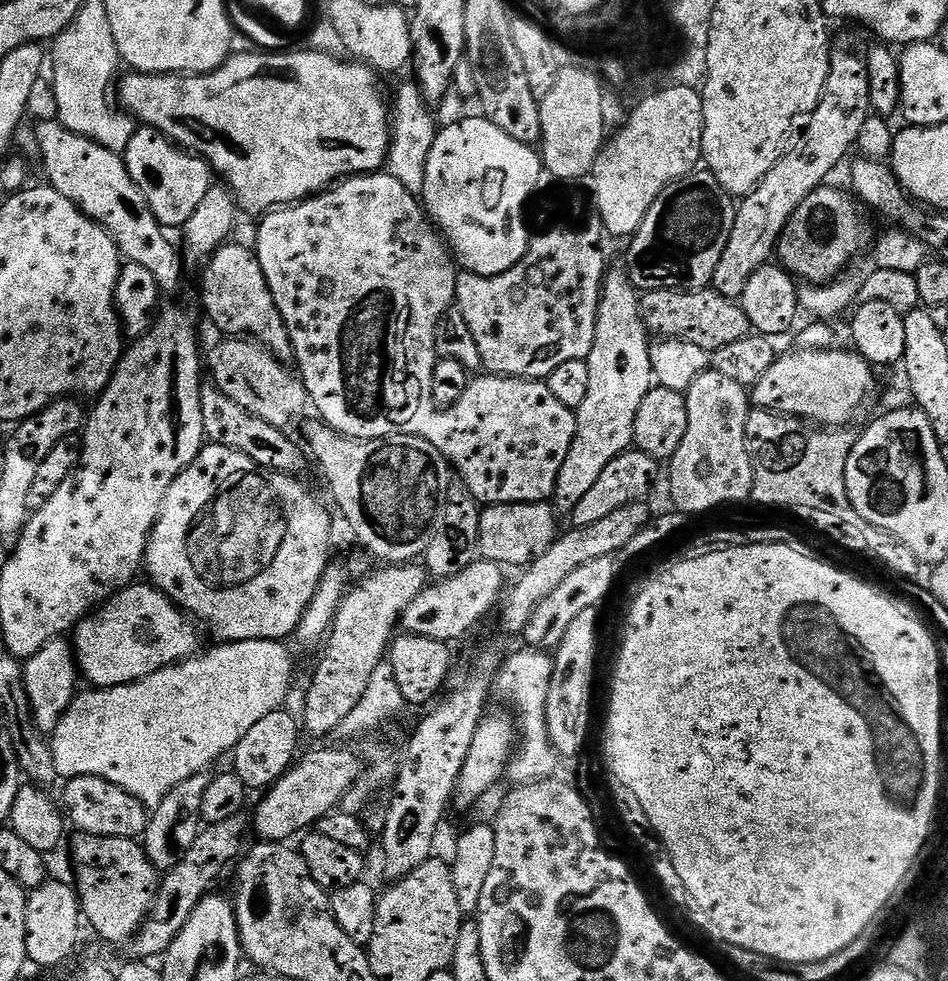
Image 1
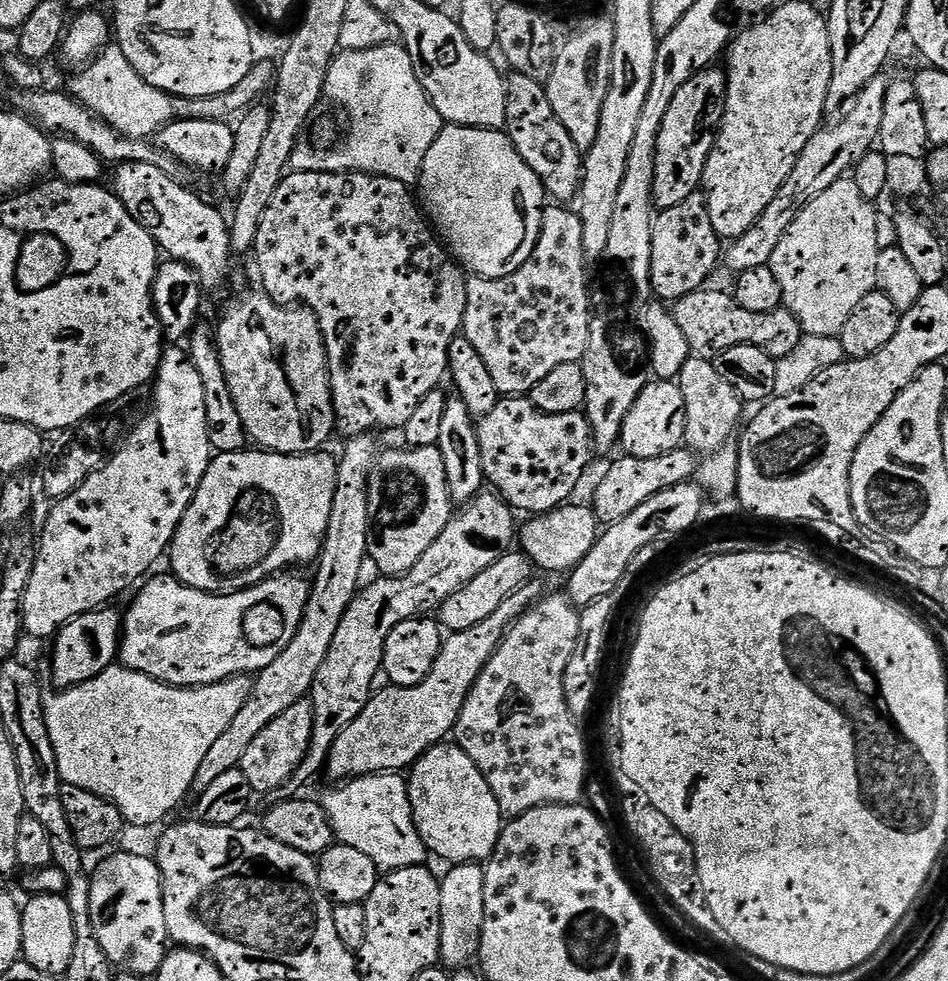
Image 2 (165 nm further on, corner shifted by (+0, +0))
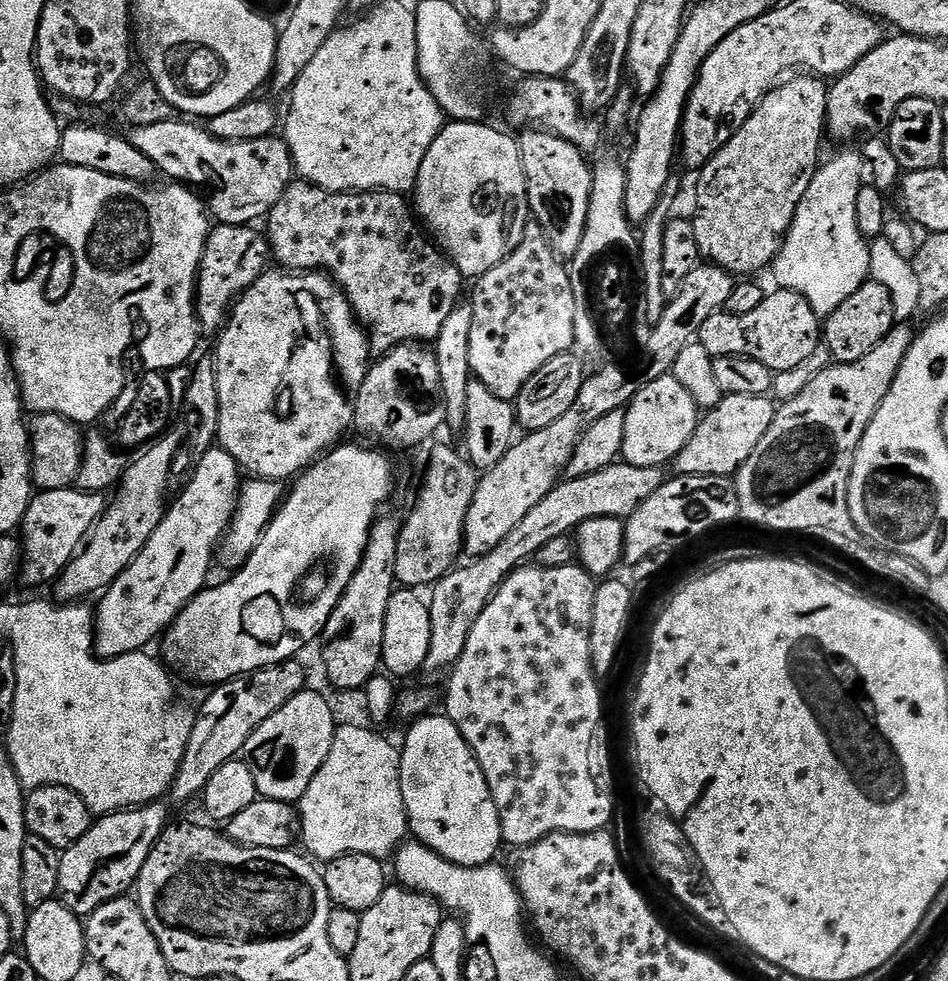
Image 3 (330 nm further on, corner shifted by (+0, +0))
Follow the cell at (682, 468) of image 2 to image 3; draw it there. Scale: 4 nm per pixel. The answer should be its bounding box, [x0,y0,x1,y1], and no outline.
[675,395,777,477]

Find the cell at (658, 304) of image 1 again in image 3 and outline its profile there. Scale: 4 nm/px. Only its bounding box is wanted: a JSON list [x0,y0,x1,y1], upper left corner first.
[698,288,822,374]

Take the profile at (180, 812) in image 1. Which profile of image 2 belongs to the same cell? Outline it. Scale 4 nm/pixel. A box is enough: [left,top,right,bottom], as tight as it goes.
[192,434,382,793]

